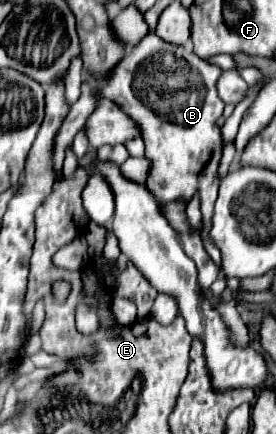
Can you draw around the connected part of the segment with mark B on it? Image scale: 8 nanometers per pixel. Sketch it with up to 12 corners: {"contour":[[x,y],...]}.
{"contour":[[148,34],[84,80],[52,170],[94,108],[138,126],[158,206],[200,194],[210,226],[224,146],[220,68]]}

